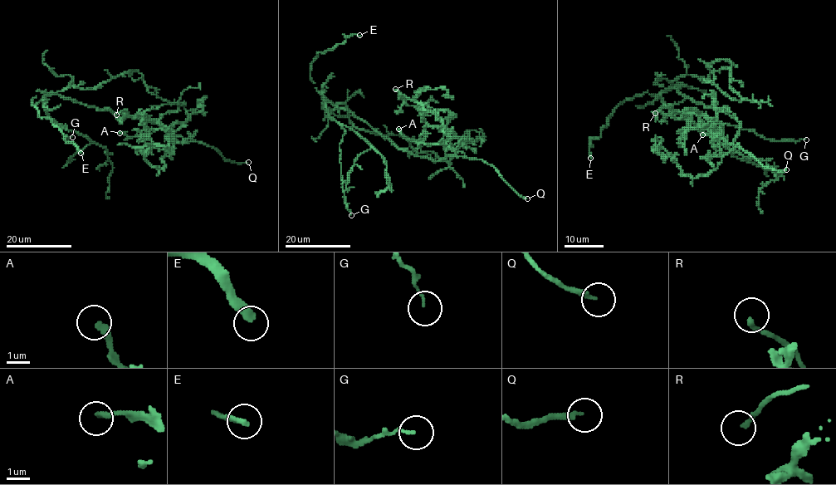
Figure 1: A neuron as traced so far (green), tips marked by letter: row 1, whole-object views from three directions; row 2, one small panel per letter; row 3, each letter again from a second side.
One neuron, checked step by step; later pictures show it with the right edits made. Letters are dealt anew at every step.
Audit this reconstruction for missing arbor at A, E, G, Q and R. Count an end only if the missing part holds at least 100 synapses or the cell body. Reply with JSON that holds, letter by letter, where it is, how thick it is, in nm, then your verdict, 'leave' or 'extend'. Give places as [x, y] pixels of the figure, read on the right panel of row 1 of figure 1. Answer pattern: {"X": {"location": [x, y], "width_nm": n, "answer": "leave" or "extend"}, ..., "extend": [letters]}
{"A": {"location": [702, 134], "width_nm": 280, "answer": "leave"}, "E": {"location": [590, 158], "width_nm": 280, "answer": "extend"}, "G": {"location": [806, 139], "width_nm": 100, "answer": "leave"}, "Q": {"location": [786, 169], "width_nm": 180, "answer": "extend"}, "R": {"location": [655, 113], "width_nm": 200, "answer": "leave"}, "extend": ["E", "Q"]}

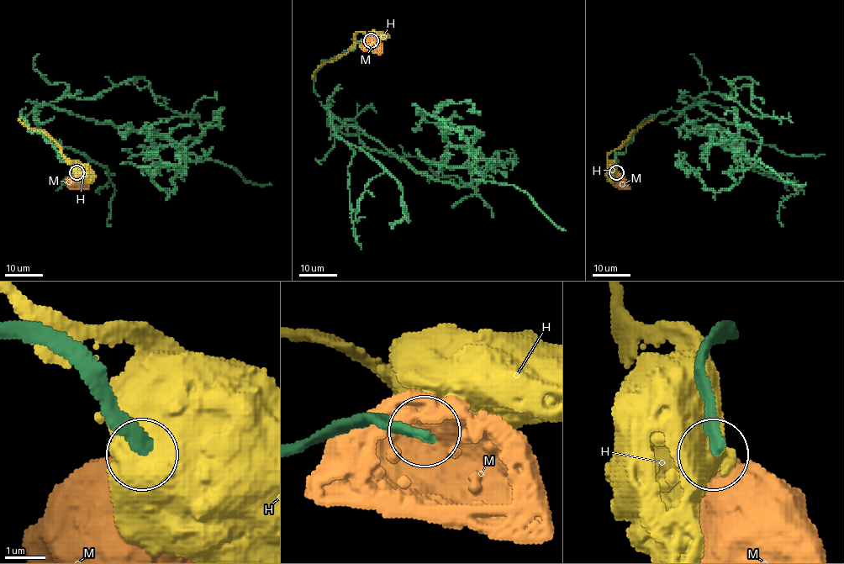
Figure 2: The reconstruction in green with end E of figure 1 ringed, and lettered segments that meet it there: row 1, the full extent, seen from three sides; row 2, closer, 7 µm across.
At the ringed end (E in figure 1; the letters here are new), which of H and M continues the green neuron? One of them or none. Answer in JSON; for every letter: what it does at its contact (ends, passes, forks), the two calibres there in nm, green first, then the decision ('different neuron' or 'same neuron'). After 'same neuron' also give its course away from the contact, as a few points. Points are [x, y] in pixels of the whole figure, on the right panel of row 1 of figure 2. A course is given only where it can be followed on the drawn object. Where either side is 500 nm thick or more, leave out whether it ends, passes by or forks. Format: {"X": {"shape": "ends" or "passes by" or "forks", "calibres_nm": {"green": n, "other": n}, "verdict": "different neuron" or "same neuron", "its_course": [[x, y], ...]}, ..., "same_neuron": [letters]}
{"H": {"calibres_nm": {"green": 360, "other": 700}, "verdict": "different neuron"}, "M": {"calibres_nm": {"green": 320, "other": 900}, "verdict": "same neuron"}, "same_neuron": ["M"]}

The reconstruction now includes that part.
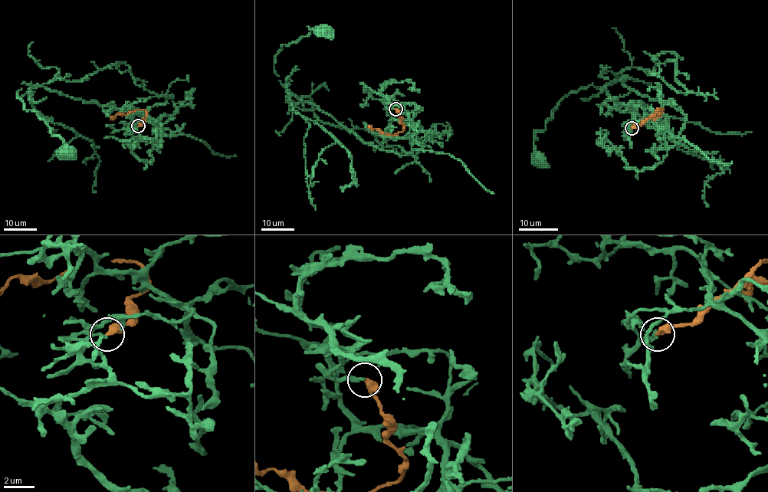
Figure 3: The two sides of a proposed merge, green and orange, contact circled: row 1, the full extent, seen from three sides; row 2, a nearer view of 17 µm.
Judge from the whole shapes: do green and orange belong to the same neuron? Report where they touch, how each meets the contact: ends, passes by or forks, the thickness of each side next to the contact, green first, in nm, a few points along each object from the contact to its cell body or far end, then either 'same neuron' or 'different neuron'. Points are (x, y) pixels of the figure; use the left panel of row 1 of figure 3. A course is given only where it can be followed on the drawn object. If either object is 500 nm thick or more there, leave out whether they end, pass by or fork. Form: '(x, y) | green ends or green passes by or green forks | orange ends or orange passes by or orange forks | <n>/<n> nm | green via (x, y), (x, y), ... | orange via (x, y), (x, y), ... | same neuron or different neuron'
(138, 126) | green ends | orange ends | 200/460 nm | green via (137, 126), (154, 120), (163, 133), (133, 113), (23, 83), (17, 93), (23, 106), (68, 152) | orange via (138, 126), (146, 115), (144, 110), (117, 113), (110, 117) | different neuron

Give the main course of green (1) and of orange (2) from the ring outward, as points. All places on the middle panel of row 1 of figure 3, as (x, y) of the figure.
1: (395, 109), (414, 104), (421, 146), (405, 155), (362, 142), (280, 83), (280, 47), (309, 27), (326, 29)
2: (395, 109), (404, 126), (402, 132), (387, 135), (368, 125)

